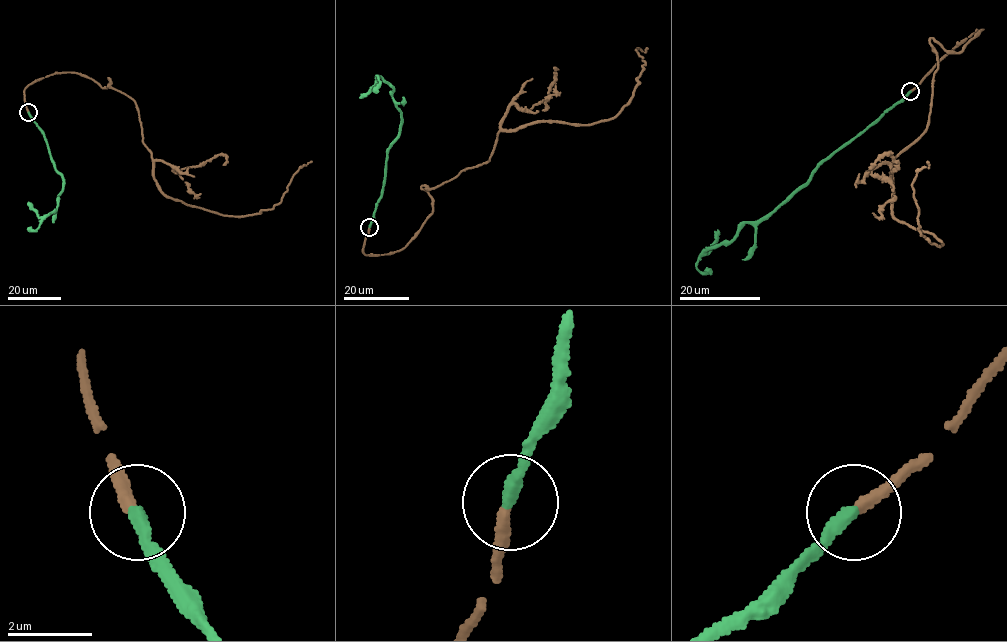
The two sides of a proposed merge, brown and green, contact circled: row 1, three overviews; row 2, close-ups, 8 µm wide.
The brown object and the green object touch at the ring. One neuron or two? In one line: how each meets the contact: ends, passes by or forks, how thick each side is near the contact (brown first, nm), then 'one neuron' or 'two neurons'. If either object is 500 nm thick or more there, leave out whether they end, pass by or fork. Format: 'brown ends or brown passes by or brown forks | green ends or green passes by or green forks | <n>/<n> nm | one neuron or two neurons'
brown ends | green ends | 280/320 nm | one neuron

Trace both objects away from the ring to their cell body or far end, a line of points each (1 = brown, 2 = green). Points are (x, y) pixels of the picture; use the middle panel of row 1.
1: (370, 227), (365, 255), (402, 249), (433, 209), (422, 186), (486, 163), (500, 131), (615, 117), (646, 48)
2: (370, 227), (382, 190), (387, 153), (402, 122), (392, 87), (376, 76), (379, 85), (374, 92)

